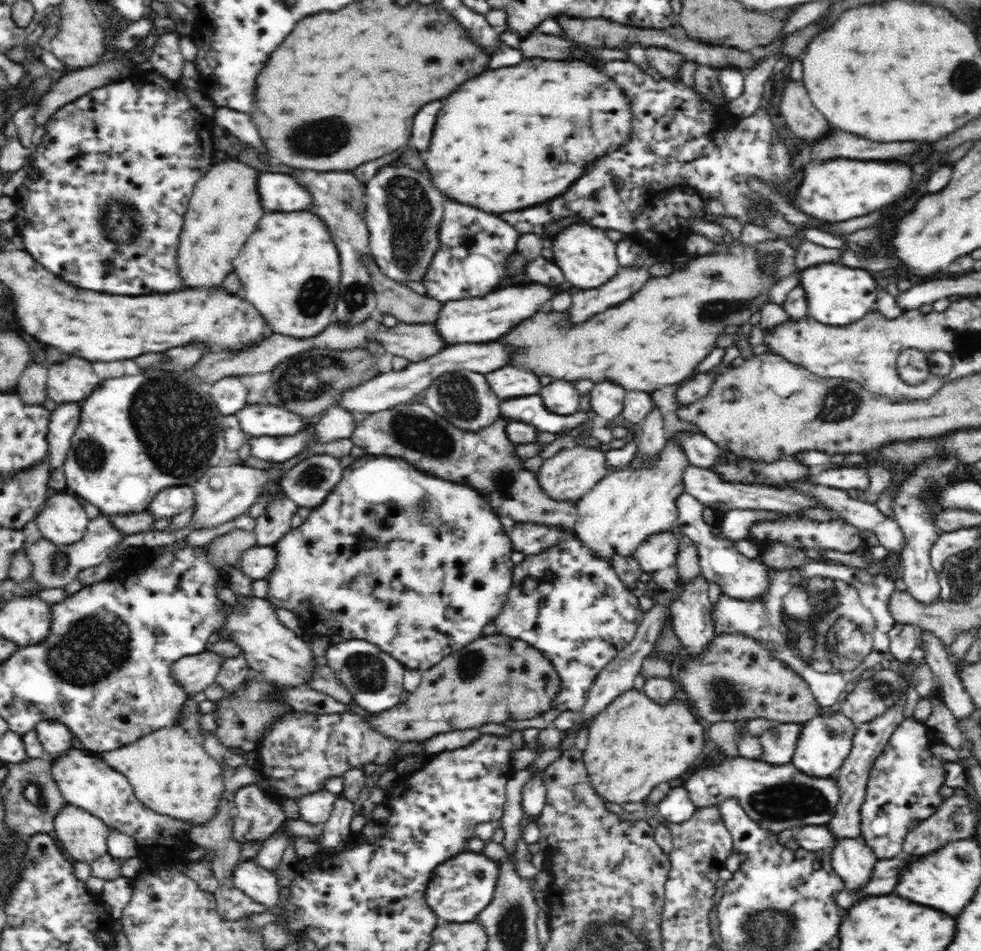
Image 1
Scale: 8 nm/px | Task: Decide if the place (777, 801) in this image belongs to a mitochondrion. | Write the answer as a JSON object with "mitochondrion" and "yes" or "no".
{"mitochondrion":"yes"}

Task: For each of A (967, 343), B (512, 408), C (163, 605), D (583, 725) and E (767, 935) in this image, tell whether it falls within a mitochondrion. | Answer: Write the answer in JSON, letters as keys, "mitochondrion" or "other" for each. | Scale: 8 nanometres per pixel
{"A":"mitochondrion","B":"other","C":"other","D":"other","E":"mitochondrion"}

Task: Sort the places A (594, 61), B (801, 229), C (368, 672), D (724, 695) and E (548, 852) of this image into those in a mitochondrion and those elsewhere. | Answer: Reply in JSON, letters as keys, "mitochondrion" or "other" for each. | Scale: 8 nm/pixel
{"A":"other","B":"other","C":"mitochondrion","D":"mitochondrion","E":"other"}

